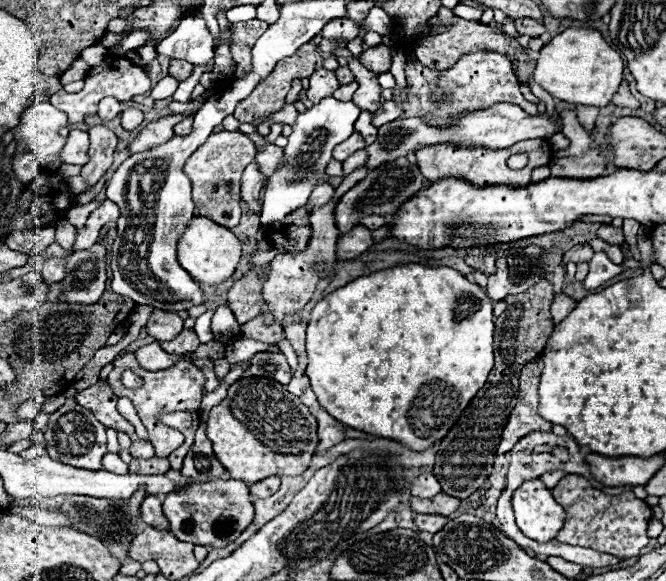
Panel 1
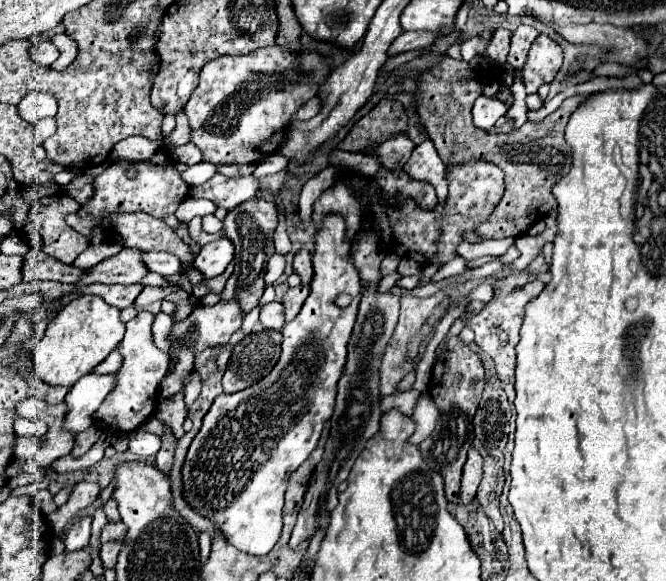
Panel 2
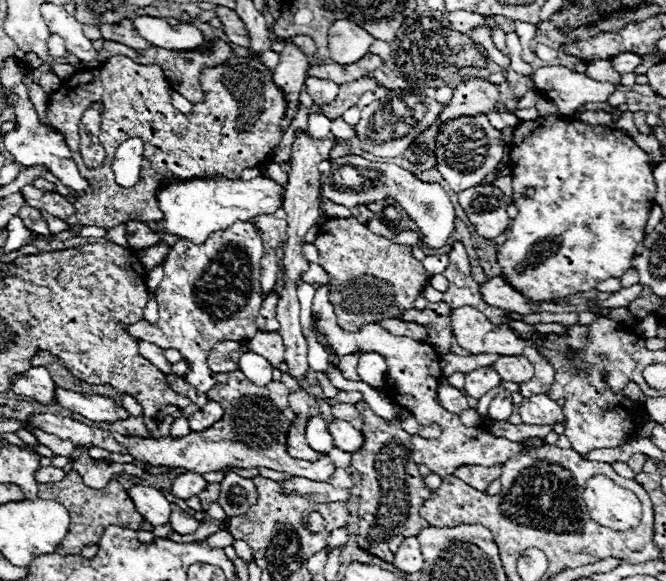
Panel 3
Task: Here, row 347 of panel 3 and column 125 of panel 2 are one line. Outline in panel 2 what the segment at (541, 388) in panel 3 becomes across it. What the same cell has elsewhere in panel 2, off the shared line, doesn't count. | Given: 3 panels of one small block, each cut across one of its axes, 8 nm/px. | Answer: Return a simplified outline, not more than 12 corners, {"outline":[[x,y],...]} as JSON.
{"outline":[[122,522],[102,528],[102,542],[122,540],[126,526]]}

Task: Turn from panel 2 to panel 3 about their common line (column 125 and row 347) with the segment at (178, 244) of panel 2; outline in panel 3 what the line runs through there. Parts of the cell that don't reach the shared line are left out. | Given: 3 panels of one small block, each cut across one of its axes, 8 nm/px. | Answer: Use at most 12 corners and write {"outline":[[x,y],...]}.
{"outline":[[218,342],[206,362],[212,372],[234,372],[246,352],[240,342]]}

